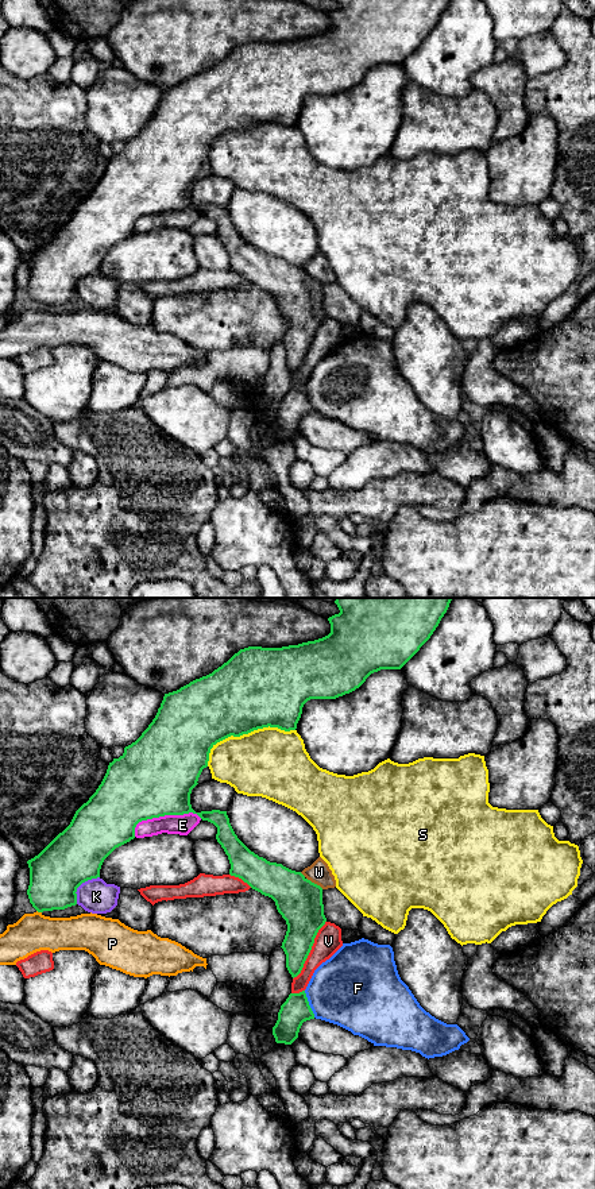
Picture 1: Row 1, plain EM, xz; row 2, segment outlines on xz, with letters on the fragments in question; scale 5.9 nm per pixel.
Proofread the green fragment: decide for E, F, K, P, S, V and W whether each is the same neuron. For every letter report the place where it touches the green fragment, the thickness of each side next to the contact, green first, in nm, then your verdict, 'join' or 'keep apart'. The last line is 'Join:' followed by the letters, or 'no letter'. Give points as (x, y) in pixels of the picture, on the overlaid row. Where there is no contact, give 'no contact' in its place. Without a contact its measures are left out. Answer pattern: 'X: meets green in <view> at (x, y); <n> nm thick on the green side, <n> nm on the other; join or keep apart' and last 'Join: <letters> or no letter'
E: meets green in xz at (163, 815); 460 nm thick on the green side, 120 nm on the other; keep apart
F: meets green in xz at (308, 1004); 170 nm thick on the green side, 440 nm on the other; keep apart
K: meets green in xz at (80, 884); 320 nm thick on the green side, 200 nm on the other; keep apart
P: meets green in xz at (39, 911); 320 nm thick on the green side, 220 nm on the other; keep apart
S: meets green in xz at (244, 733); 440 nm thick on the green side, 420 nm on the other; keep apart
V: meets green in xz at (310, 949); 240 nm thick on the green side, 160 nm on the other; keep apart
W: meets green in xz at (310, 881); 280 nm thick on the green side, 140 nm on the other; keep apart
Join: no letter

